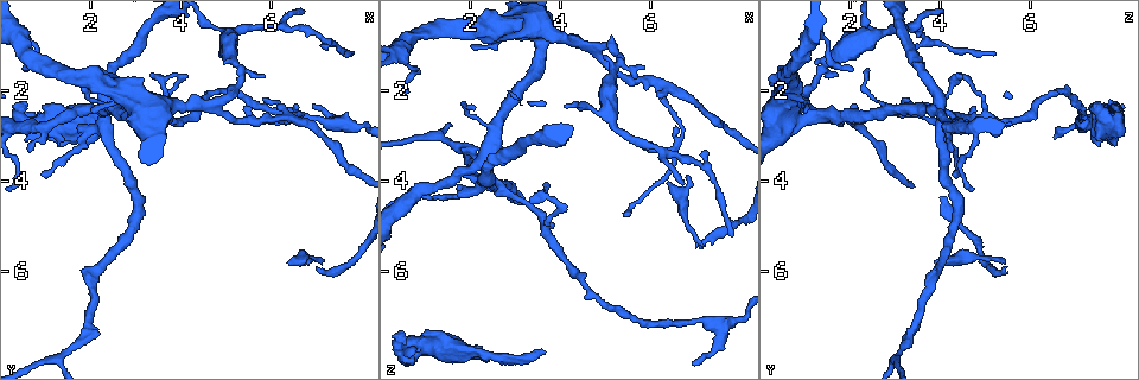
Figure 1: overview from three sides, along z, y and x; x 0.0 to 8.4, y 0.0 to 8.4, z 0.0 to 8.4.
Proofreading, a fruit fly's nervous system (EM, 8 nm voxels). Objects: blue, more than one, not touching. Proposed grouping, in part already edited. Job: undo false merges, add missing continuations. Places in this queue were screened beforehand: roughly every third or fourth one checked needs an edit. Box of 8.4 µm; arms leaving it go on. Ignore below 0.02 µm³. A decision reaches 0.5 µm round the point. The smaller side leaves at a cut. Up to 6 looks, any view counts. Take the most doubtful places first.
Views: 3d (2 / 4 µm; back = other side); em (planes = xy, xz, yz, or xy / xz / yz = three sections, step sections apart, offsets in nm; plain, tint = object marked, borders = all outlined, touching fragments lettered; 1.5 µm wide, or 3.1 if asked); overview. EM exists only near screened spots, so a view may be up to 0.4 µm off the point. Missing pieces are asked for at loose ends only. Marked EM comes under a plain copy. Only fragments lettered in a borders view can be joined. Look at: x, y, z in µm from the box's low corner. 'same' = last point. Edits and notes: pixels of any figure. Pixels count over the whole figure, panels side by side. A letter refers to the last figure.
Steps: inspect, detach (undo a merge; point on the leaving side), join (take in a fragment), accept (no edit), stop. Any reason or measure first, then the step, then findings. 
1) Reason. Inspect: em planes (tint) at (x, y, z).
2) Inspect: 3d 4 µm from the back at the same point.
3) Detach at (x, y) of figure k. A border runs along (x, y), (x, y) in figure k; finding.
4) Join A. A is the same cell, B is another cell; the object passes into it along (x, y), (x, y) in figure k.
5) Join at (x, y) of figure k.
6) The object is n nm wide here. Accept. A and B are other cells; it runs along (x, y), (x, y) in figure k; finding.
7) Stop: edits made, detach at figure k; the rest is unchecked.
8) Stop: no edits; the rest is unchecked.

Sharp bend. Inspect: em yz step 8 (tint) at (2.45, 2.40, 4.00).

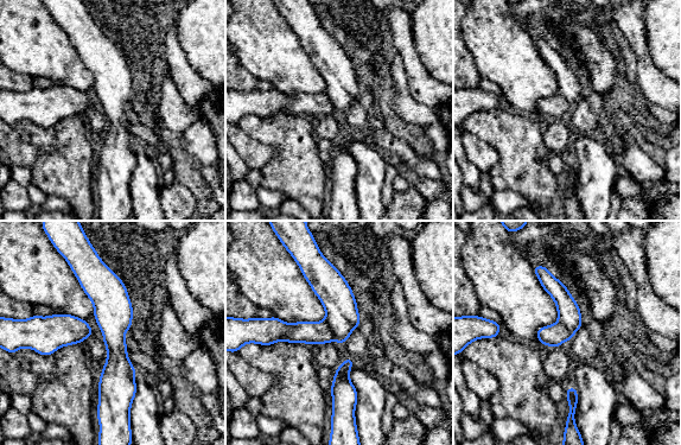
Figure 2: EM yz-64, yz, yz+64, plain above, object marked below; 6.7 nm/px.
Cut it another way. Inspect: em planes (borders) at the same point.

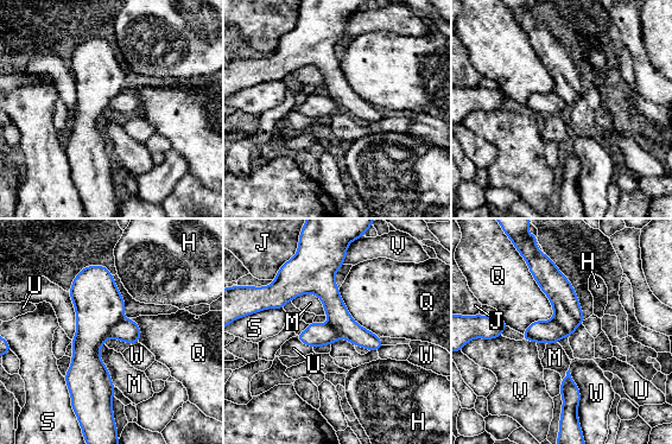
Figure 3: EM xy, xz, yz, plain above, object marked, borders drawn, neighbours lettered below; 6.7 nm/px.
The object is 190 nm wide here. Detach at (99, 305) of figure 3. H, J, M, Q, S, U, V and W are other cells; the part that leaves runs along (90, 268), (90, 382), (103, 404) in figure 3; two neurons meet here.

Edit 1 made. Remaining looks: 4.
Free end. Inspect: 3d 2 µm at (3.60, 2.30, 7.75).

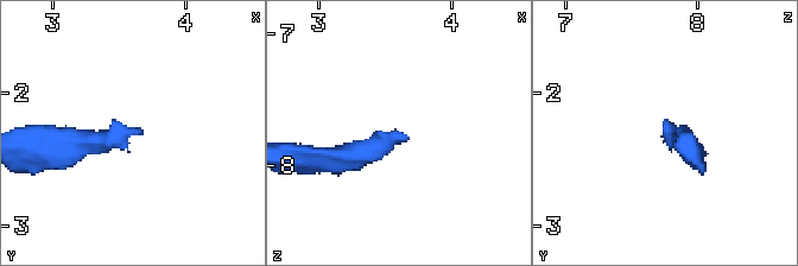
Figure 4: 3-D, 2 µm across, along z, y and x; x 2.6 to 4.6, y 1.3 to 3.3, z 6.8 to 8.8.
Shape alone is not enough. Inspect: em xy step 8 (borders) at (3.60, 2.28, 7.76).

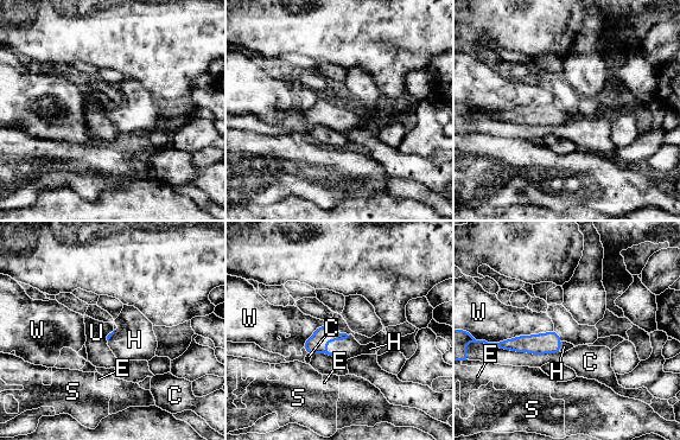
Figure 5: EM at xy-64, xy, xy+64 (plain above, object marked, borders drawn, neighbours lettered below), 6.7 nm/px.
Cut it another way. Inspect: em planes (borders) at the same point.

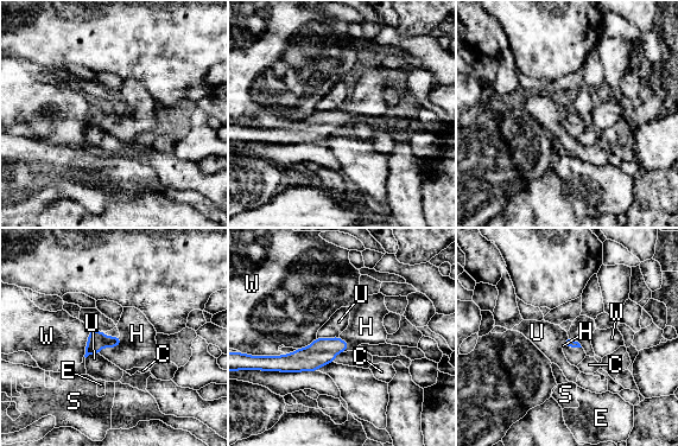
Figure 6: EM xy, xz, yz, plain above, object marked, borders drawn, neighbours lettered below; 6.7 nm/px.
The longest contact is with W, 200 nm. Join H. H is the same cell, C, E, S, U and W are other cells; the object passes into it along (96, 339), (111, 346), (138, 349) in figure 6; the neuron continues.

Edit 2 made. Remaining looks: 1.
Stop: edits made, detach at figure 3, join at figure 6; the rest is unchecked.

